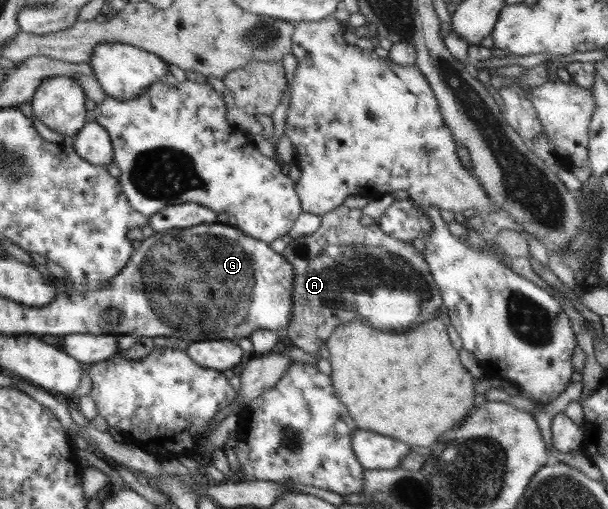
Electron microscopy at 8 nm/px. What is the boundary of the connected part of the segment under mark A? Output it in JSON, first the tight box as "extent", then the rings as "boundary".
{"extent":[281,204,442,376],"boundary":[[[341,204],[320,216],[321,225],[315,233],[293,239],[281,253],[294,269],[291,323],[287,325],[284,333],[289,337],[291,346],[317,358],[318,370],[330,376],[331,365],[328,360],[319,357],[319,348],[339,325],[347,325],[348,322],[360,318],[374,329],[382,331],[406,326],[417,327],[439,318],[442,297],[424,255],[415,249],[412,242],[401,241],[383,233],[377,223],[364,226],[360,222],[363,216],[362,209],[350,209]]]}

